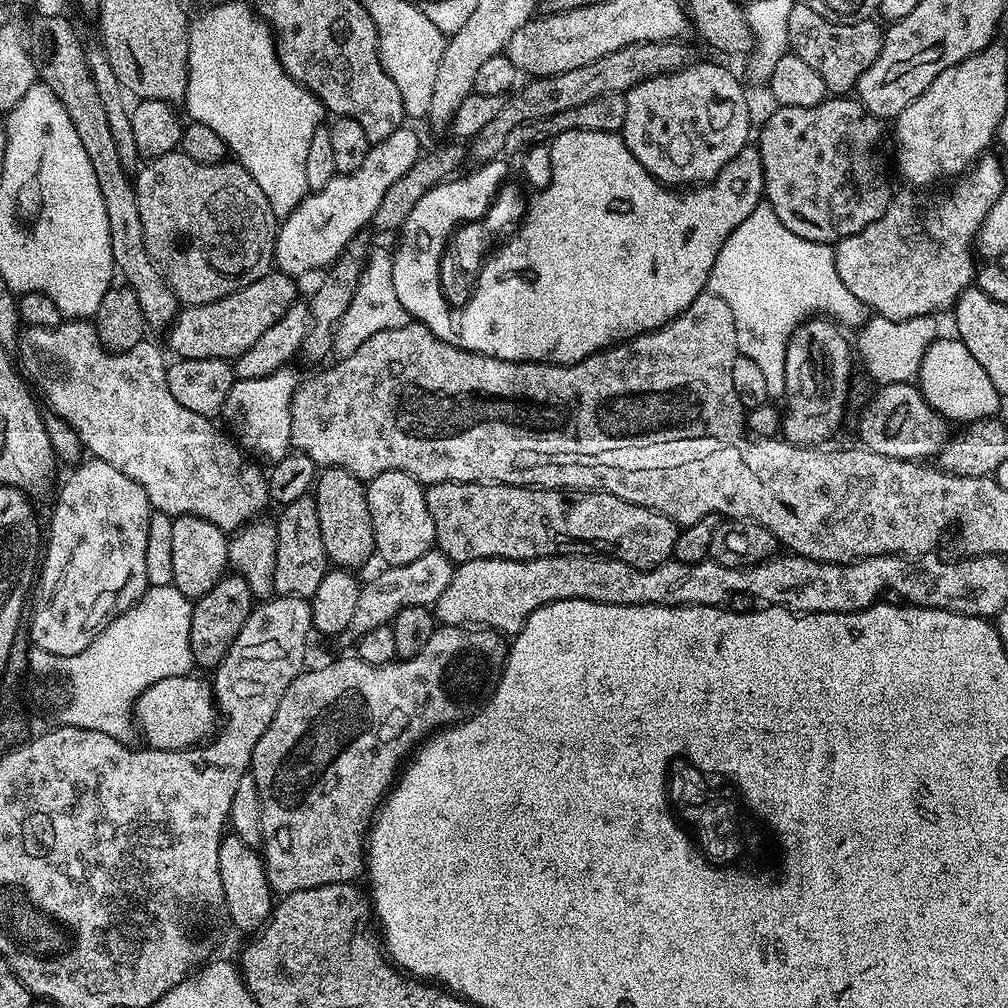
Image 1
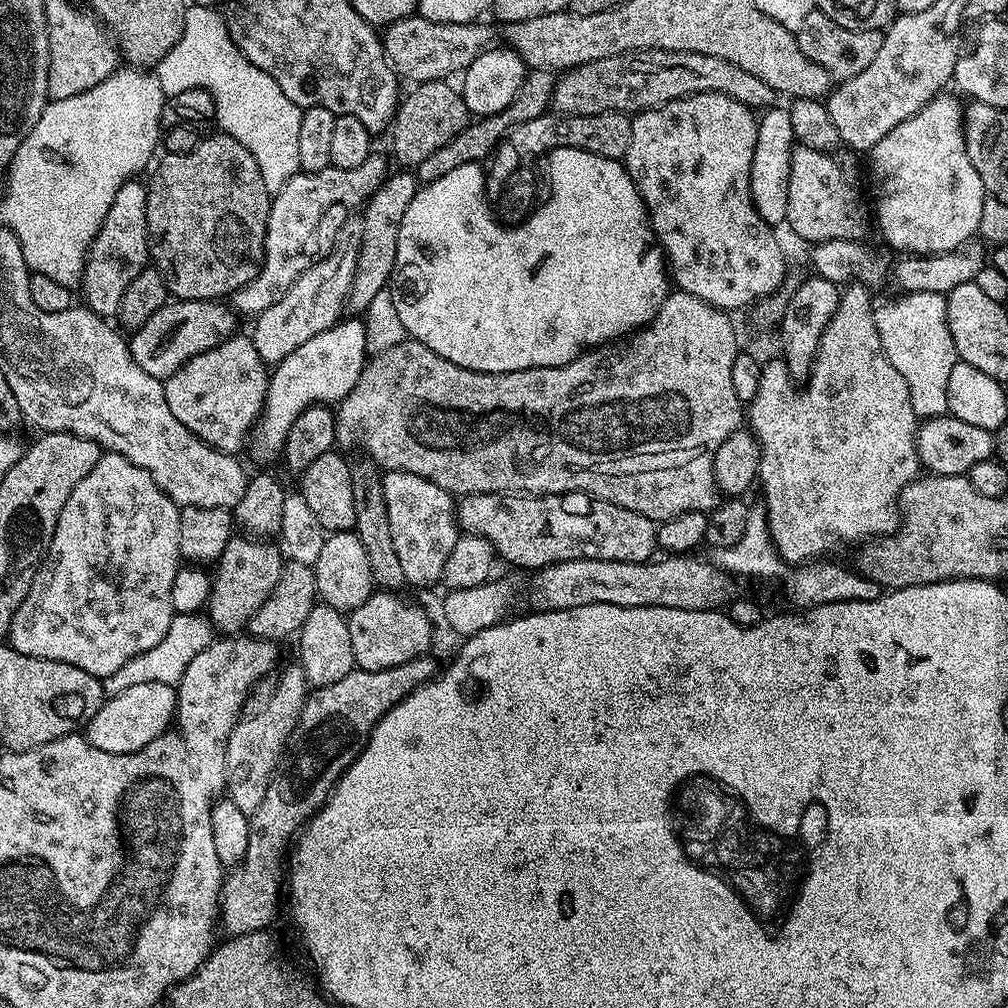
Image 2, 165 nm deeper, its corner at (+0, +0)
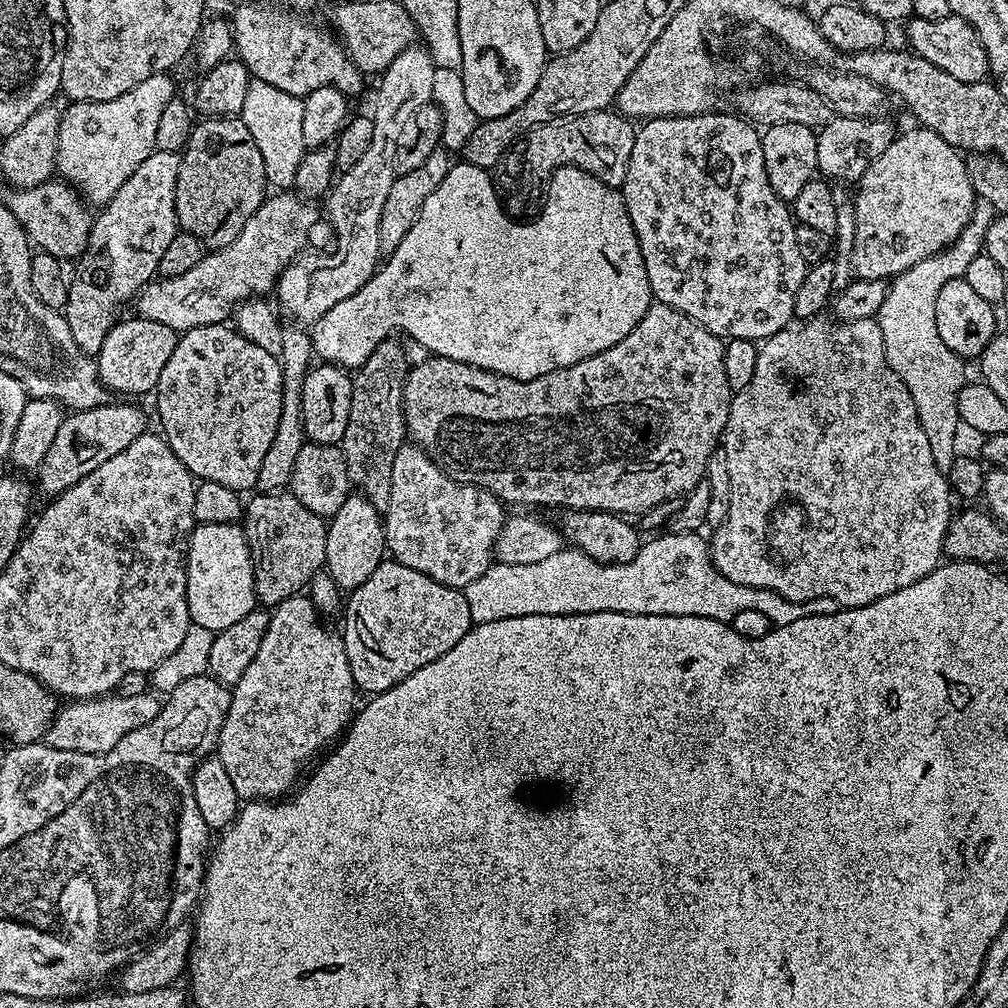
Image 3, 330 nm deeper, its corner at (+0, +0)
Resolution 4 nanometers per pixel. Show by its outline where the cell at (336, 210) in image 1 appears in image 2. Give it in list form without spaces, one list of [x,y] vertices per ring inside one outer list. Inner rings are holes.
[[[368,156],[366,162],[362,162],[362,166],[354,166],[354,170],[329,166],[321,172],[299,171],[290,178],[290,182],[286,182],[286,186],[282,186],[280,192],[272,196],[272,209],[264,239],[264,264],[249,284],[230,297],[231,307],[241,317],[255,318],[274,306],[274,302],[278,302],[278,298],[282,298],[282,294],[294,286],[303,272],[332,253],[348,217],[375,194],[385,176],[389,175],[389,157],[385,156]]]

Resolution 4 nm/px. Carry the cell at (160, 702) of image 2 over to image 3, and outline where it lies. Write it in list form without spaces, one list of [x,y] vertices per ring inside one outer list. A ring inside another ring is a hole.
[[[151,691],[124,698],[117,694],[108,694],[103,698],[80,698],[59,709],[45,731],[43,743],[58,750],[70,750],[82,754],[102,754],[114,750],[130,730],[154,722],[160,712],[161,701]],[[153,696],[153,697],[152,697]]]

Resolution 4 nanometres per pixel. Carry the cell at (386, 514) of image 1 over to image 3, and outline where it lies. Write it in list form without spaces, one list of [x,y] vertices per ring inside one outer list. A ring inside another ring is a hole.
[[[408,442],[394,458],[390,502],[388,509],[382,513],[382,519],[384,542],[391,559],[397,560],[402,566],[410,566],[410,570],[418,570],[418,574],[434,578],[434,582],[442,582],[442,586],[463,590],[470,582],[474,582],[474,578],[486,574],[494,562],[492,547],[498,538],[498,530],[502,530],[504,525],[506,508],[499,496],[487,492],[485,488],[460,484],[447,476],[421,448]]]

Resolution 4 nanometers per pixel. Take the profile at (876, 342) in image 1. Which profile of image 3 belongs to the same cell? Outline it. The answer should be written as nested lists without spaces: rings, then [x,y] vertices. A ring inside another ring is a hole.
[[[977,199],[976,209],[970,222],[958,234],[958,238],[948,248],[938,254],[907,268],[889,283],[888,293],[880,307],[879,321],[882,330],[882,342],[886,346],[886,362],[906,382],[910,398],[918,410],[922,430],[930,441],[930,451],[934,453],[934,462],[946,473],[958,455],[956,449],[956,431],[961,431],[958,414],[958,394],[964,389],[965,361],[942,342],[938,335],[938,326],[934,322],[934,302],[938,302],[938,293],[946,282],[963,277],[966,266],[984,250],[984,235],[990,230],[997,213],[991,204]]]

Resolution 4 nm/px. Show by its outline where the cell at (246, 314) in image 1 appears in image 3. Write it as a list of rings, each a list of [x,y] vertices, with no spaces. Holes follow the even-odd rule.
[[[121,319],[108,331],[106,342],[102,342],[102,350],[95,357],[96,369],[104,387],[112,394],[121,392],[124,398],[136,398],[132,396],[151,393],[155,389],[158,378],[162,378],[162,366],[166,366],[170,354],[174,354],[178,339],[176,331],[170,326],[162,326],[162,322],[131,319]]]

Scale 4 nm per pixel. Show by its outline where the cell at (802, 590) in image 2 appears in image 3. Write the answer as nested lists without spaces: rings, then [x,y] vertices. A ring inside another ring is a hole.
[[[668,532],[657,535],[649,539],[652,540],[649,544],[648,541],[641,543],[636,557],[625,564],[603,564],[590,558],[585,552],[575,550],[562,550],[558,554],[550,554],[550,558],[542,562],[533,562],[527,566],[493,562],[486,574],[474,578],[474,582],[470,582],[462,591],[466,603],[470,605],[473,625],[498,622],[511,616],[577,616],[587,612],[625,612],[639,616],[697,616],[731,622],[734,614],[742,614],[742,610],[758,610],[766,614],[766,618],[770,618],[773,626],[790,626],[790,622],[798,618],[834,614],[838,611],[834,598],[790,602],[790,598],[782,598],[782,594],[774,594],[774,590],[732,582],[712,565],[709,541],[705,537],[703,540],[702,537],[700,532]]]

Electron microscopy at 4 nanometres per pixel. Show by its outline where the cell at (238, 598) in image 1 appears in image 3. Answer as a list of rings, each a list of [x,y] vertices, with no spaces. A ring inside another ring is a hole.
[[[261,491],[259,495],[245,503],[242,527],[252,555],[256,599],[261,605],[275,606],[286,598],[301,595],[309,587],[311,579],[324,568],[328,525],[325,517],[306,510],[306,506],[302,506],[302,502],[298,502],[298,498],[294,498],[291,491]]]

